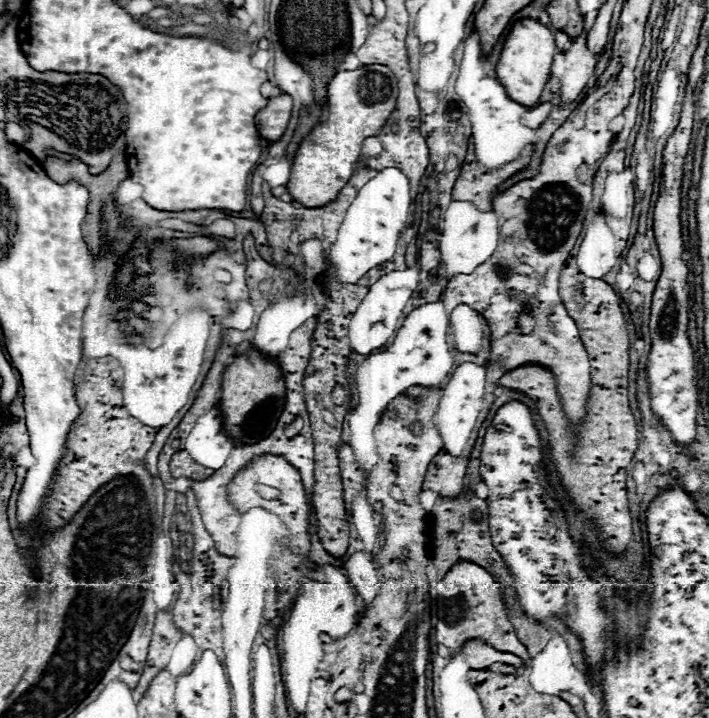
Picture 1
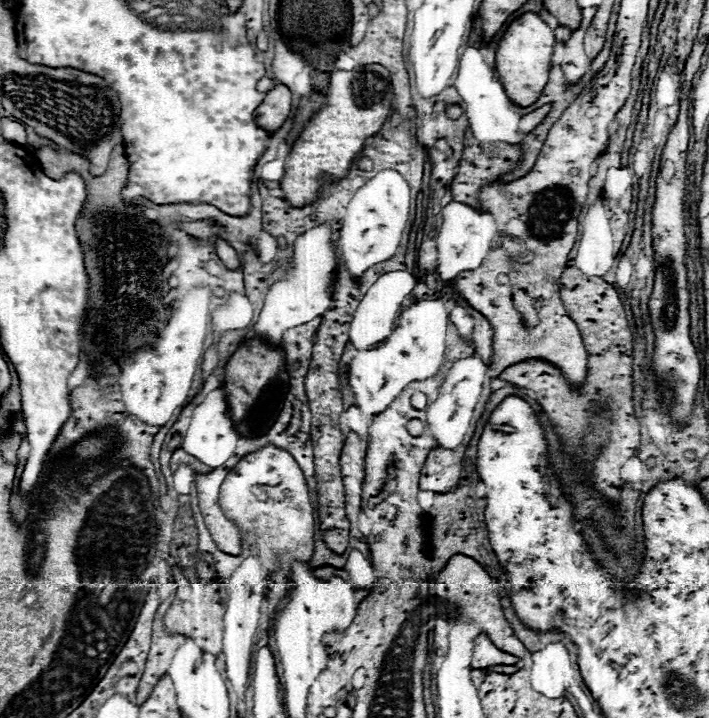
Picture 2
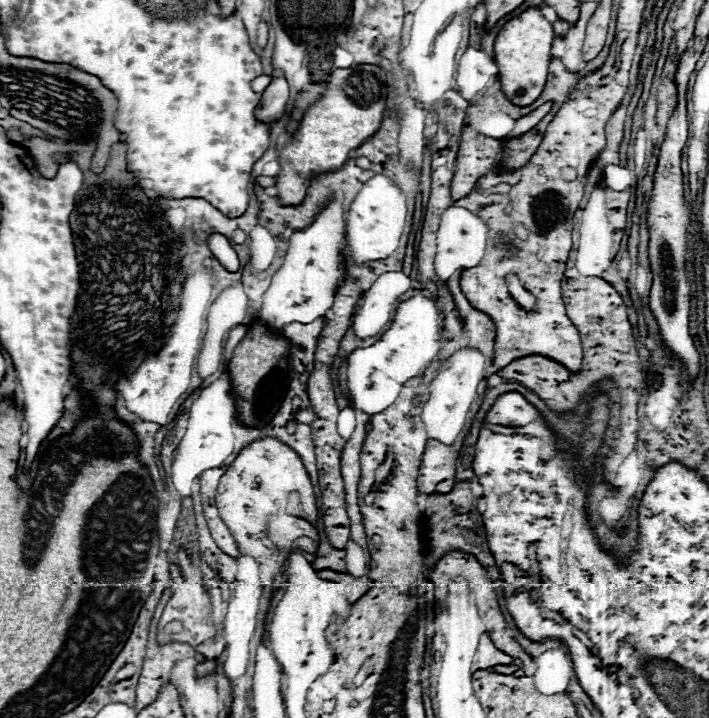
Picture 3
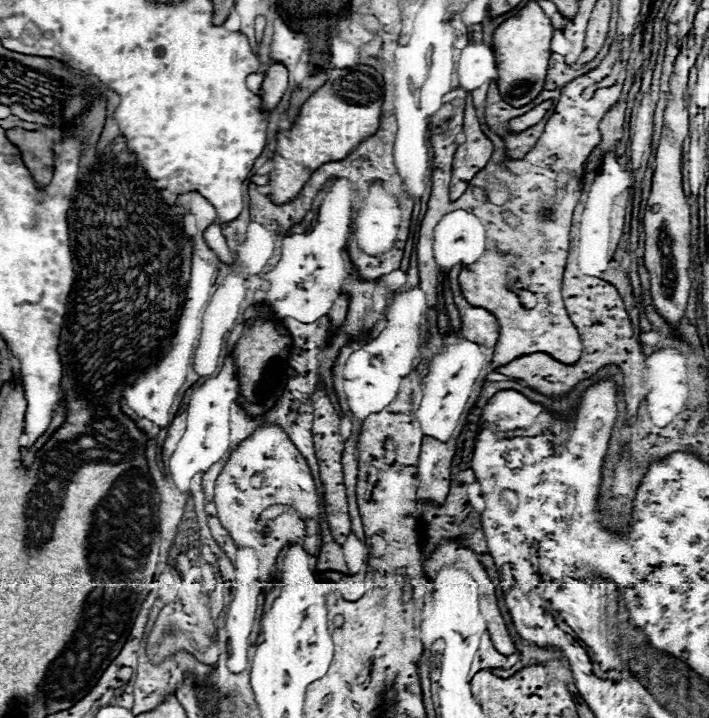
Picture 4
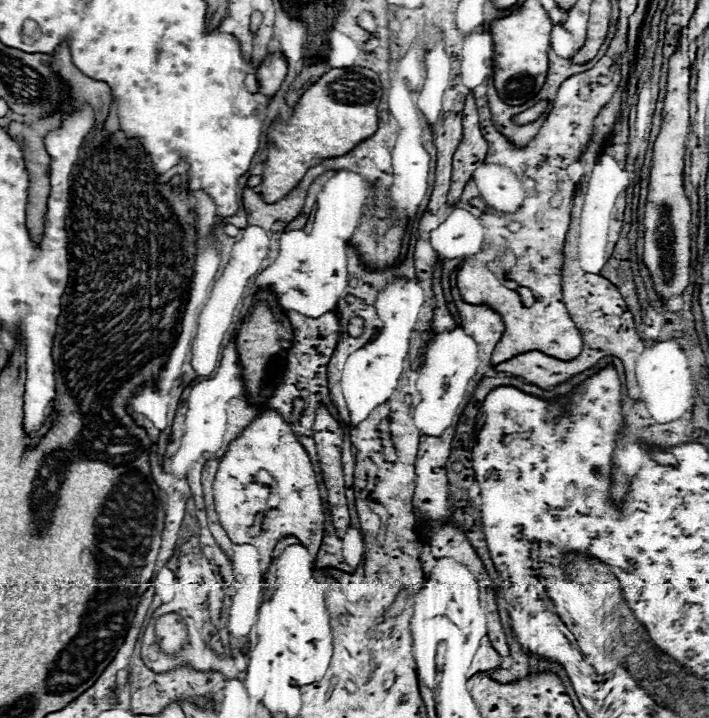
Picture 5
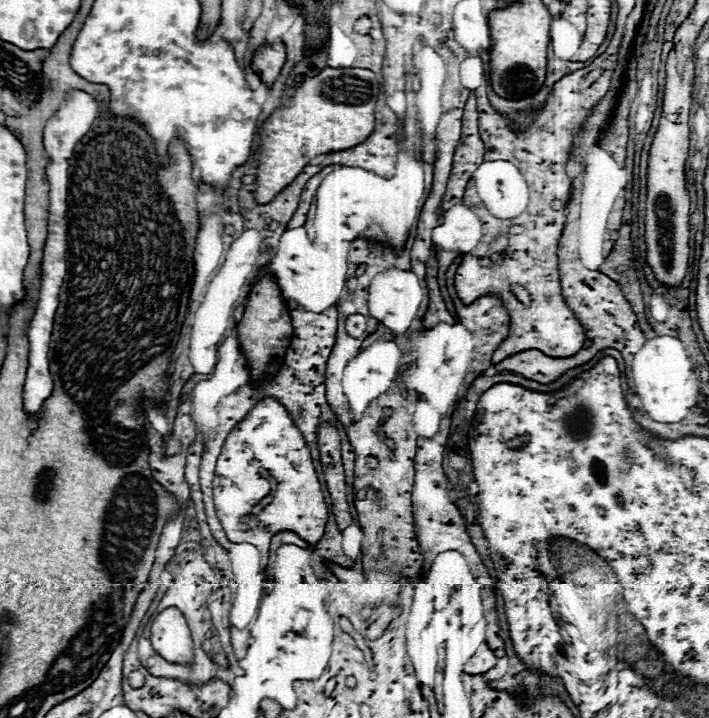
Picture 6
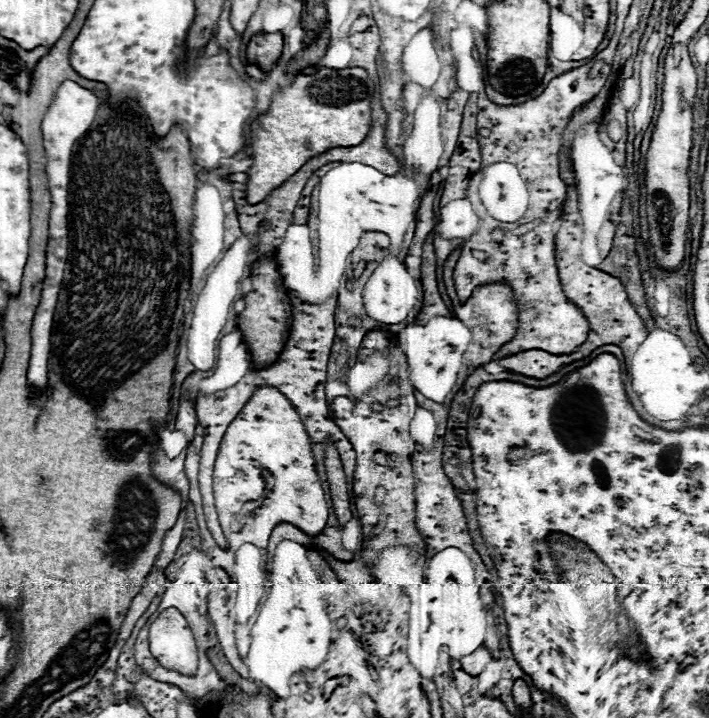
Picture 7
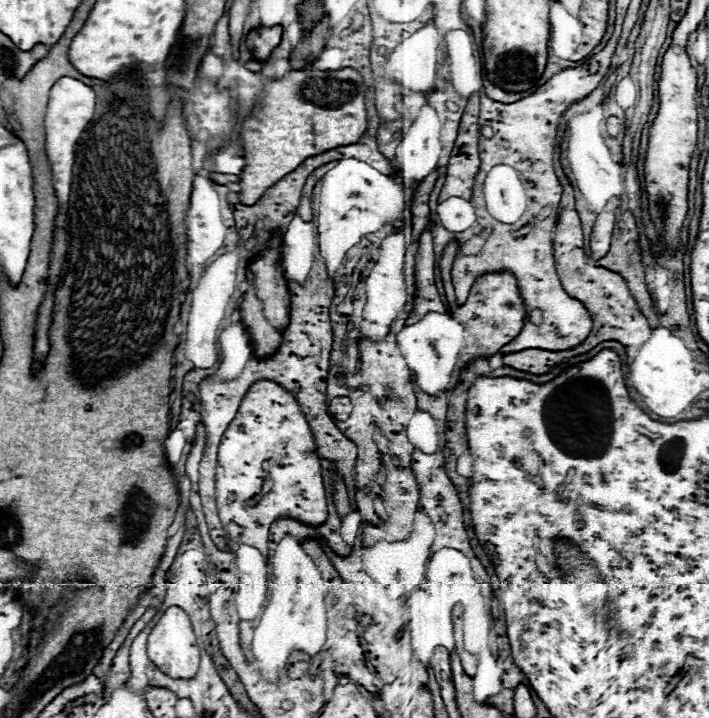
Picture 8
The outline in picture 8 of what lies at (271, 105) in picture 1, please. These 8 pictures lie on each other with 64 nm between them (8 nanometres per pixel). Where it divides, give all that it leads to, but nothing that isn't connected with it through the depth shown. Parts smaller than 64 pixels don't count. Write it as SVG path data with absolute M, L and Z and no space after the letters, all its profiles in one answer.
M258 26L248 34L246 46L248 46L254 60L266 62L270 58L270 54L278 48L280 40L282 40L282 28L280 26L274 26L274 28Z

